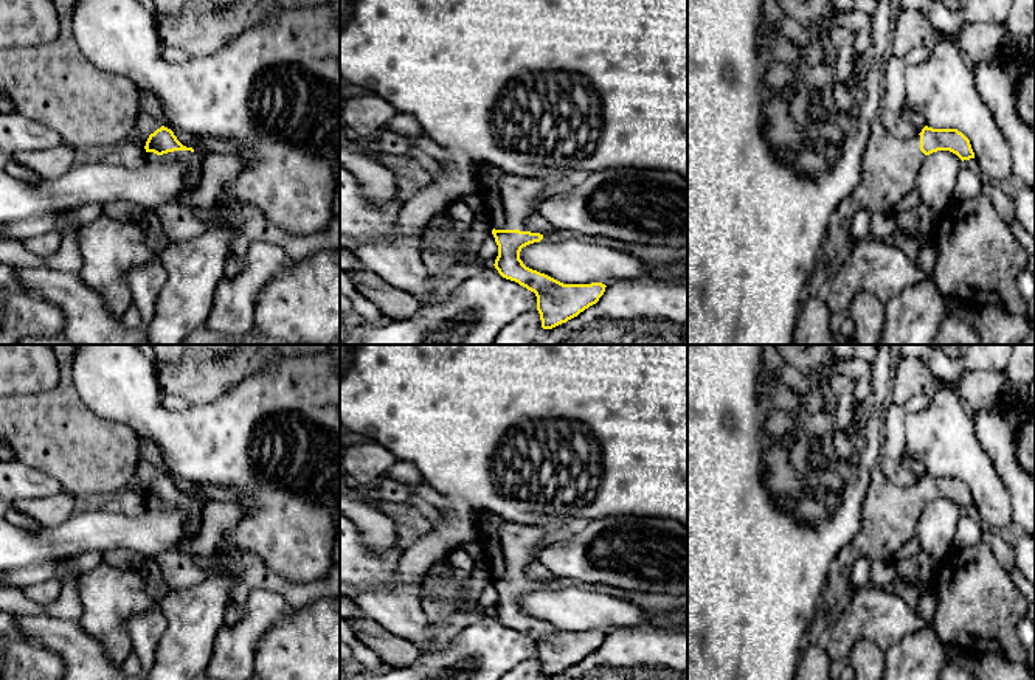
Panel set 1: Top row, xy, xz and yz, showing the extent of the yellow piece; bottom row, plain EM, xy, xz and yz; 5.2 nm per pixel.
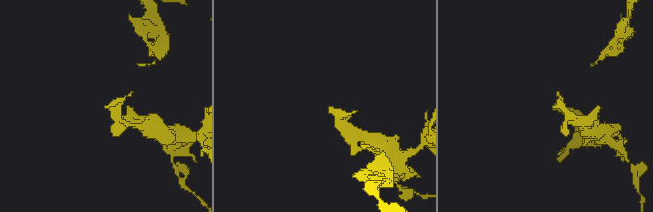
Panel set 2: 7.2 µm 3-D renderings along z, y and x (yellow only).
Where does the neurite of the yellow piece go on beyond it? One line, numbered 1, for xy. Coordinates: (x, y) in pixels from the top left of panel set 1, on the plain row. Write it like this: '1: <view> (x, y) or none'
1: xy (193, 527)

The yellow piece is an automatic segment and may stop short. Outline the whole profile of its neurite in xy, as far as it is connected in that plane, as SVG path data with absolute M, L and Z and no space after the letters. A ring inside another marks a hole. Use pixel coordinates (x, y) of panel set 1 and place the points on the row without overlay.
M164 474L149 483L146 489L146 508L178 506L189 511L189 522L185 525L185 536L194 539L202 526L199 506L192 495L183 494L174 480Z

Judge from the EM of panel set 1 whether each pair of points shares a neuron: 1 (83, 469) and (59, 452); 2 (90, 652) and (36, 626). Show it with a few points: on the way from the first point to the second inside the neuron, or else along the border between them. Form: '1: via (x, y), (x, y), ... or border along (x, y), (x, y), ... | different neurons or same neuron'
1: via (76, 463), (65, 452) | same neuron
2: via (76, 648), (67, 638), (50, 632) | same neuron

